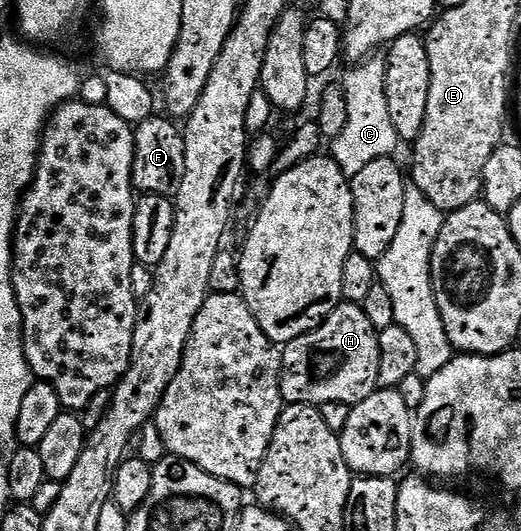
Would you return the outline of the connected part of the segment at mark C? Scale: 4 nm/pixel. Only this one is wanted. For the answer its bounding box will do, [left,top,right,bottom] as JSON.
[330,56,400,178]

